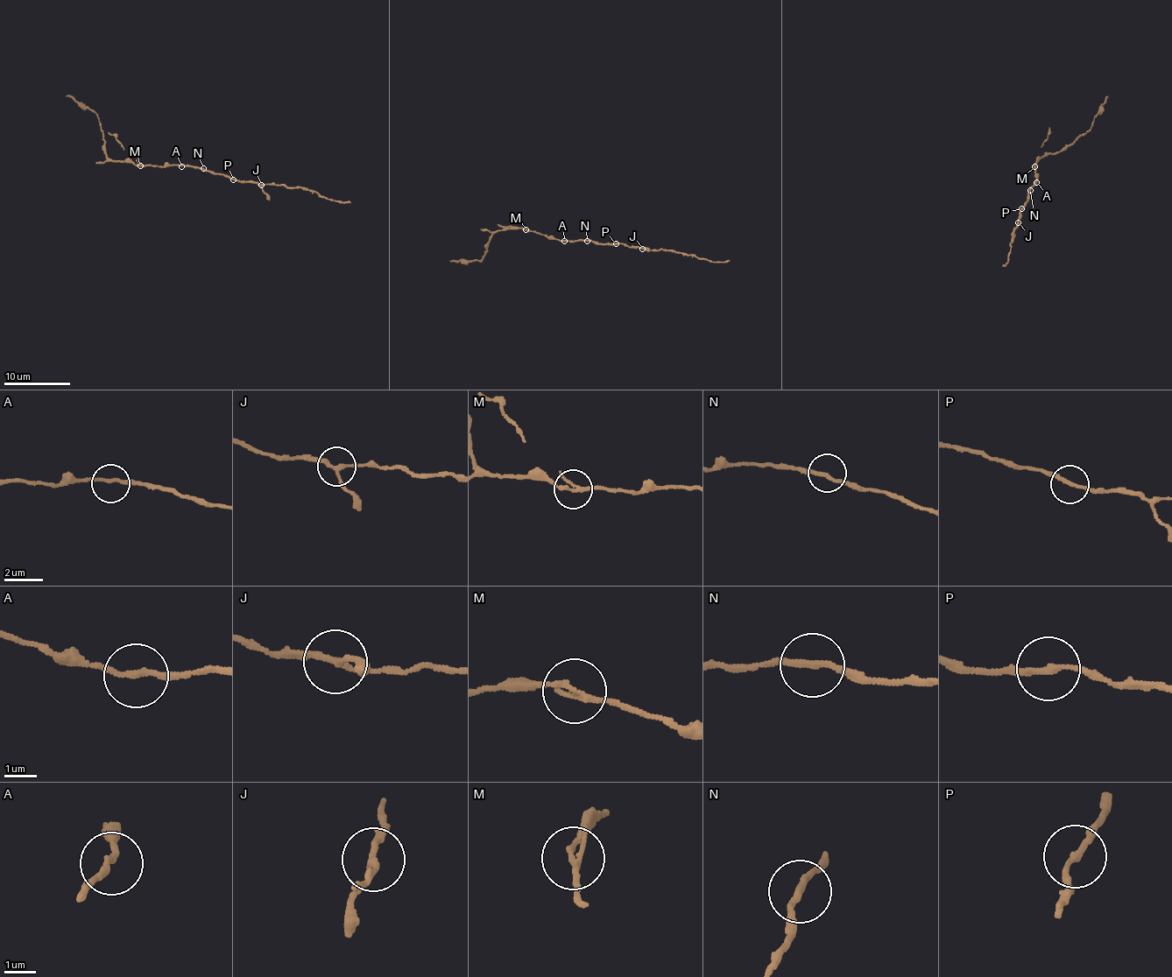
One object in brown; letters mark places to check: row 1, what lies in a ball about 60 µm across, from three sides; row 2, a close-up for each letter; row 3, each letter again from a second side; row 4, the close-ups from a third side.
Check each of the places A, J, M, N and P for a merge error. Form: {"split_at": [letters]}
{"split_at": ["J", "M"]}

